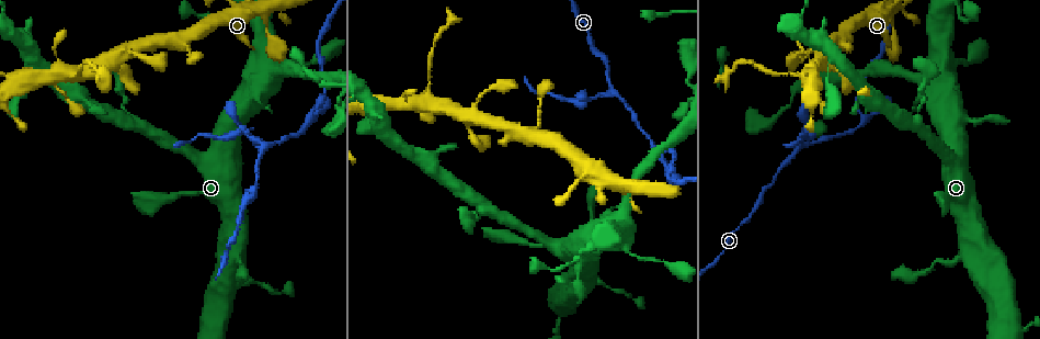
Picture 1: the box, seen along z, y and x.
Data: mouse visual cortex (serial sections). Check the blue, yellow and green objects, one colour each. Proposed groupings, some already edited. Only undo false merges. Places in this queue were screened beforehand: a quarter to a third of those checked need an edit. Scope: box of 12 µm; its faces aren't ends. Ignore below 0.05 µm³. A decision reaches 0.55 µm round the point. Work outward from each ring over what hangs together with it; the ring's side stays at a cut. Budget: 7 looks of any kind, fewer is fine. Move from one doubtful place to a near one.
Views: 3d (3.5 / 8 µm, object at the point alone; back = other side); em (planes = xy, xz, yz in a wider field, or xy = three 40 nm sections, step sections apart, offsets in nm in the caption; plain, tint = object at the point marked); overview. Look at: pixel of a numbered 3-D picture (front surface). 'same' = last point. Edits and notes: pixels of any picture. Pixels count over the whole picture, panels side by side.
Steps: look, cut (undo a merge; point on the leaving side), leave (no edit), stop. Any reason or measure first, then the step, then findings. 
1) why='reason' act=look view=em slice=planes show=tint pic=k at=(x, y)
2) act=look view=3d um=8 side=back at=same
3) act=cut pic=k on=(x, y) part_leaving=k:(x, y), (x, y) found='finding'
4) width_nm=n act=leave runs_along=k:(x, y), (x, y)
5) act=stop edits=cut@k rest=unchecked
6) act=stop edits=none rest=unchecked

why='a narrow waist' act=look view=3d um=3.5 pic=1 at=(242, 128)

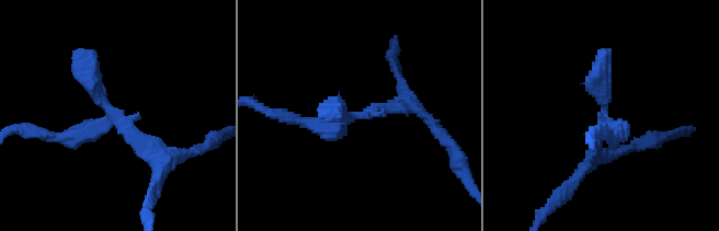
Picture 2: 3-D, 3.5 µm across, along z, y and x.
why='now the EM' act=look view=em slice=xy step=5 show=tint pic=2 at=(361, 117)

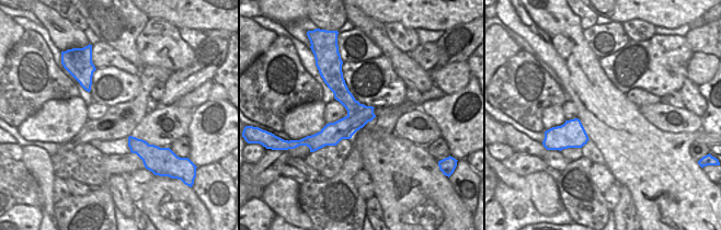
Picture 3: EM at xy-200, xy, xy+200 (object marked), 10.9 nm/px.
act=cut pic=2 on=(625, 131) part_leaving=2:(104, 124), (77, 137), (20, 130) found='two cells meet here'

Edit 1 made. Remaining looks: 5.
why='calibre changes' act=look view=3d um=3.5 pic=1 at=(919, 78)

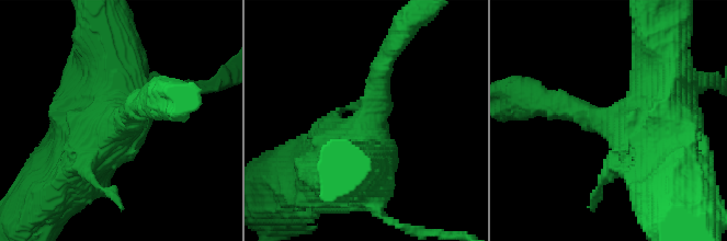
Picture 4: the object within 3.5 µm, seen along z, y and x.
why='need the tissue' act=look view=em slice=planes show=tint pic=4 at=(614, 122)

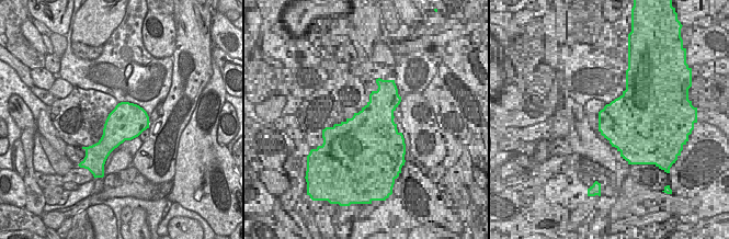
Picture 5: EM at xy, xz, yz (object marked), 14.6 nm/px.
act=leave runs_along=4:(64, 176), (111, 126), (108, 55) found='all the same cell'

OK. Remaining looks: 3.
why='sharp bend' act=look view=3d um=8 pic=1 at=(659, 159)

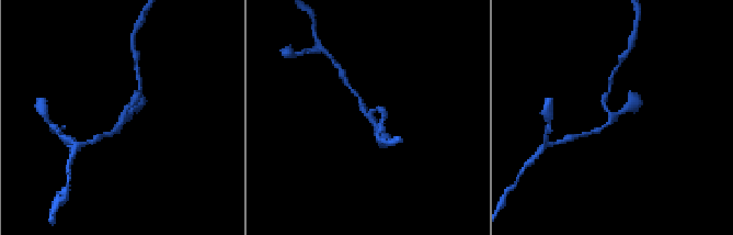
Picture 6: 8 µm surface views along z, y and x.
why='closer look' act=look view=3d um=3.5 side=back pic=6 at=(613, 116)

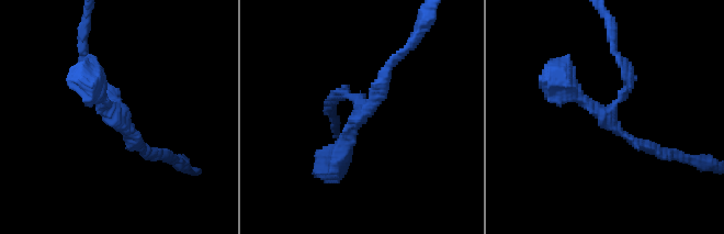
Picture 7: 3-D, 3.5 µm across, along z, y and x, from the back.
arms=3 arm_widths_nm=150,150,250 why='now the EM' act=look view=em slice=planes show=tint pic=7 at=(118, 116)

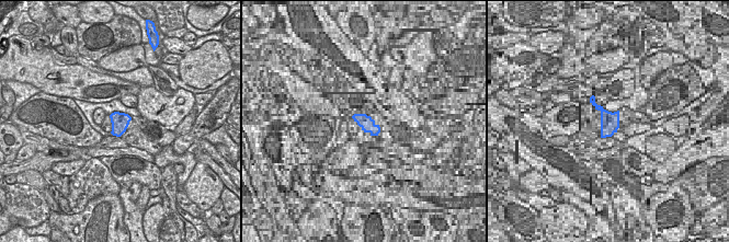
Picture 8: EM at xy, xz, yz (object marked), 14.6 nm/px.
act=leave runs_along=7:(148, 154), (85, 59) found='continuous, no second cell'

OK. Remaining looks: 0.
act=stop edits=cut@2 rest=unchecked

